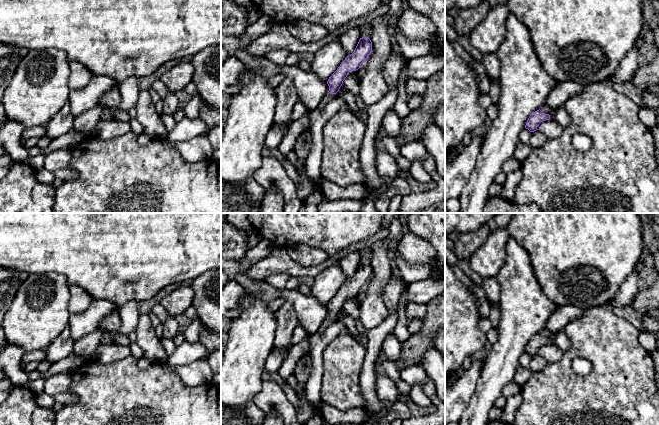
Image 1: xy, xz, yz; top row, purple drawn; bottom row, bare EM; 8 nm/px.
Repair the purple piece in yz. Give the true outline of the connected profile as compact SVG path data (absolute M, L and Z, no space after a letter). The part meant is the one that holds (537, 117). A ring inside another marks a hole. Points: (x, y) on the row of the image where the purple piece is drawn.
M539 109L529 116L525 128L528 129L530 132L534 132L537 130L537 127L541 122L554 118L555 118L555 109L552 109L549 114L545 114Z

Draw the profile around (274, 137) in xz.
M273 124L271 130L267 133L264 143L265 152L270 149L277 149L288 132L287 127L277 127Z

